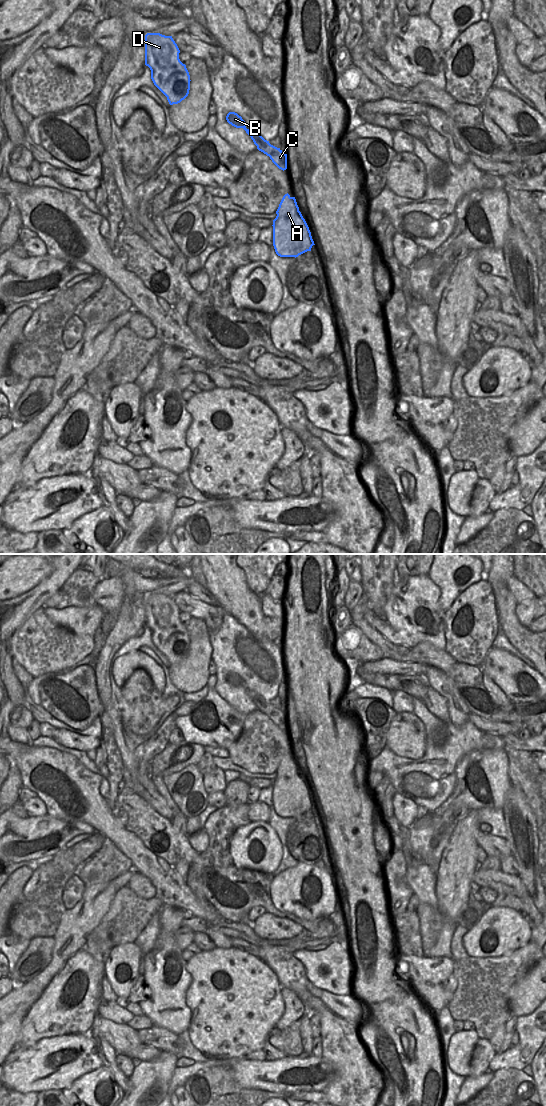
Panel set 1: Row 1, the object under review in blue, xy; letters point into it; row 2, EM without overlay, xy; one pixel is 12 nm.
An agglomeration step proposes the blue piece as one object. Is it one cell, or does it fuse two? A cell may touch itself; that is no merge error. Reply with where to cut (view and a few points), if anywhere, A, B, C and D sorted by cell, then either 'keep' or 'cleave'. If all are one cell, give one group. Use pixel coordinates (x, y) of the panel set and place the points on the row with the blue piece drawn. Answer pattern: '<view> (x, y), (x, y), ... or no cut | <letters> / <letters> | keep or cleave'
no cut | A B C D | keep

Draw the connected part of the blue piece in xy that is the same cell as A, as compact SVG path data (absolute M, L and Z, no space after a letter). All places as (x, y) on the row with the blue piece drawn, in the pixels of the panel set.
M285 194L273 220L273 246L280 257L298 257L311 251L314 241L295 197Z

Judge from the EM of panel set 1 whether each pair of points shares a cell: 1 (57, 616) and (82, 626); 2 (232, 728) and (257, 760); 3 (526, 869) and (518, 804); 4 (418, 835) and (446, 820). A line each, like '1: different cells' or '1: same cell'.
1: same cell
2: different cells
3: same cell
4: same cell

